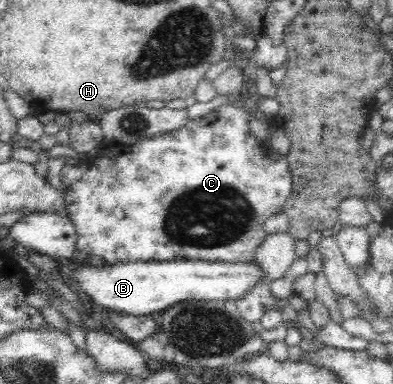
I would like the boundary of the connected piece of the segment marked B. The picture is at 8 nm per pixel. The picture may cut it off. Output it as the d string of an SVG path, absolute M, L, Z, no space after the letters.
M201 260L171 261L117 261L103 267L79 265L69 279L77 284L81 293L88 295L91 303L101 305L104 313L115 312L131 316L157 317L169 305L185 299L237 300L247 293L265 274L256 262L233 264Z

